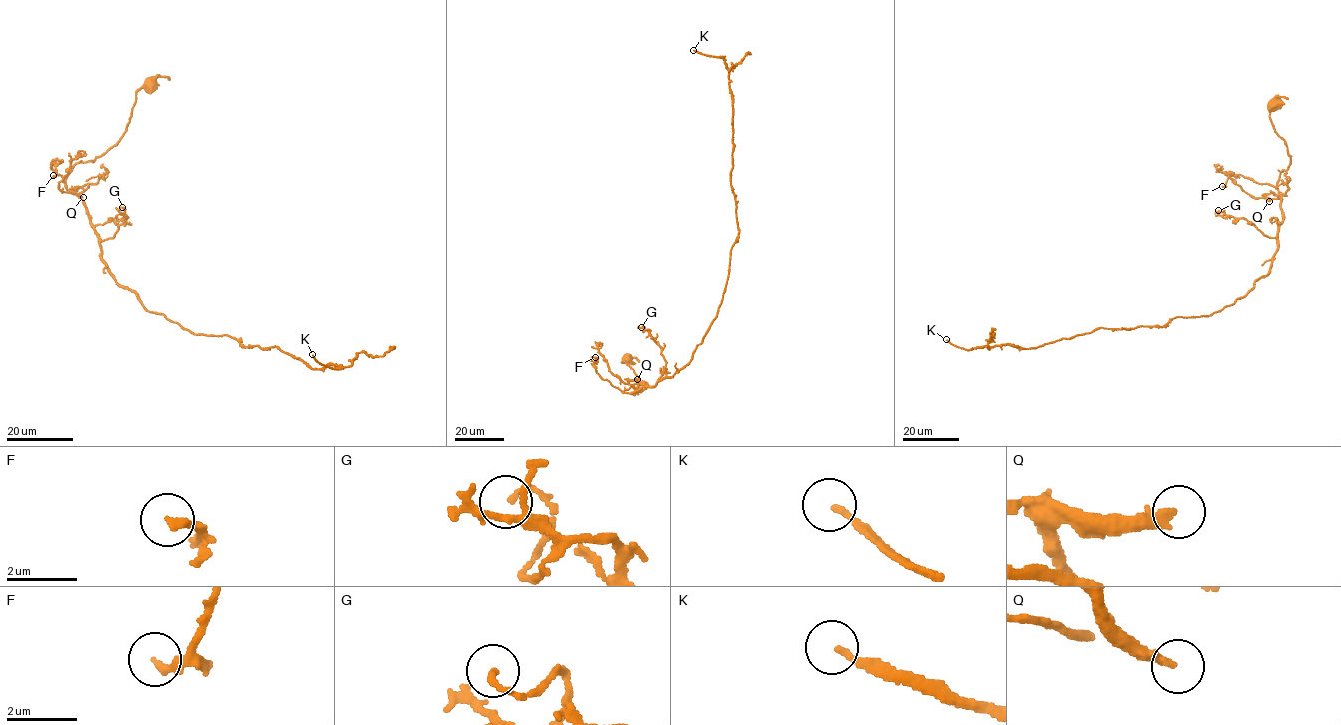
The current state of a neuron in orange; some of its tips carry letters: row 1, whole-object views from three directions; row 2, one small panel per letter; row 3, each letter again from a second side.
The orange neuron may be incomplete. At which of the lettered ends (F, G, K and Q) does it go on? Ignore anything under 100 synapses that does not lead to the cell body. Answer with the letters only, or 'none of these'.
K

